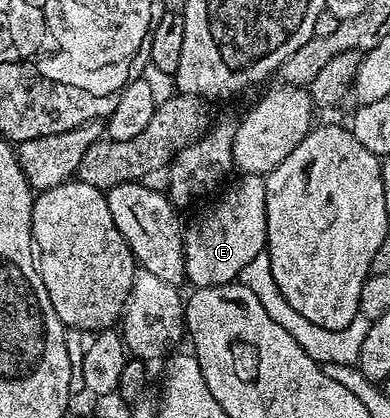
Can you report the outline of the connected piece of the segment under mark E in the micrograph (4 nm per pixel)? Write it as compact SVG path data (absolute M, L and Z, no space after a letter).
M244 174L242 178L232 187L231 195L225 196L223 203L217 204L207 219L200 221L199 227L195 223L185 227L185 269L187 279L193 281L195 287L216 287L238 280L241 269L245 269L245 265L249 265L249 261L267 246L267 185L264 176Z

